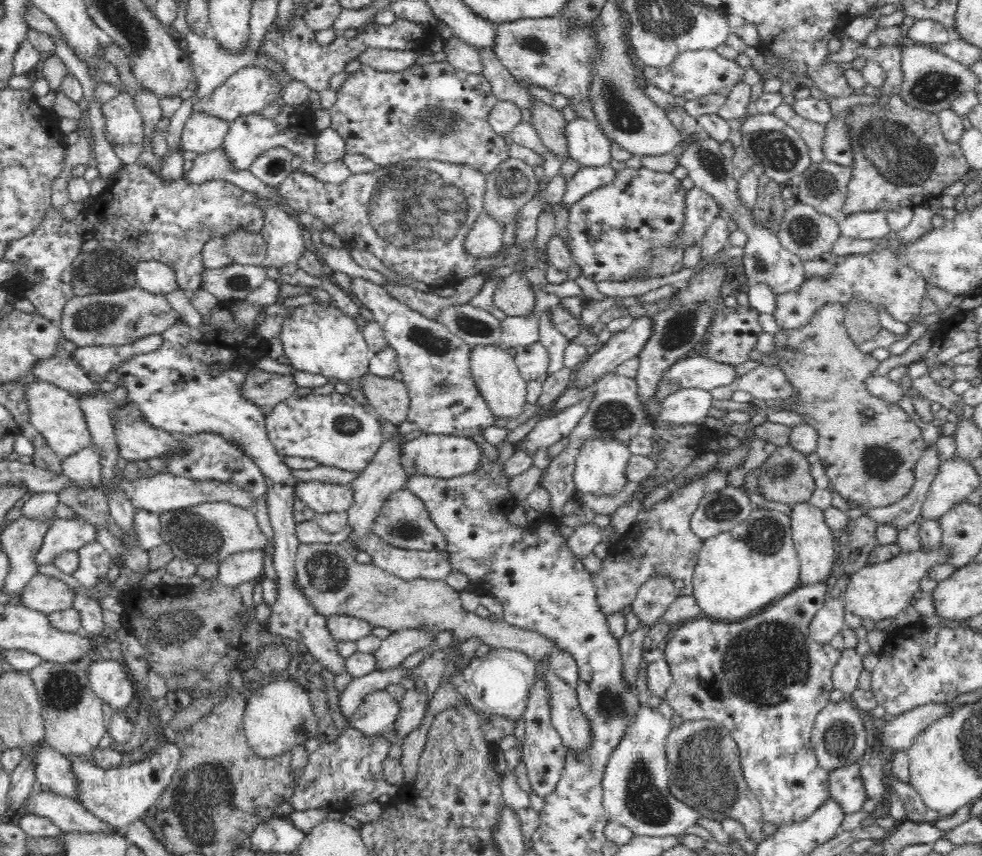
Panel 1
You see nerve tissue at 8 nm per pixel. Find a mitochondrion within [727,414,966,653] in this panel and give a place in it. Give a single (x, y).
(765, 535)

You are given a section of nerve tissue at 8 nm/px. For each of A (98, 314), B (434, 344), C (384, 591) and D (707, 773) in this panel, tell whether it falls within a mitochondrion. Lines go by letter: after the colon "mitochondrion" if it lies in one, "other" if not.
A: mitochondrion
B: mitochondrion
C: mitochondrion
D: mitochondrion

